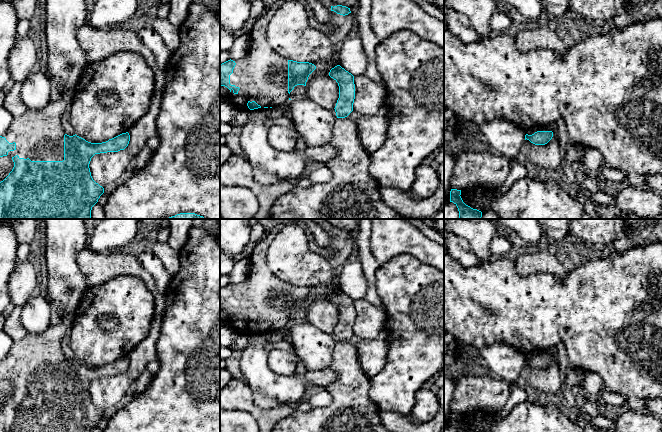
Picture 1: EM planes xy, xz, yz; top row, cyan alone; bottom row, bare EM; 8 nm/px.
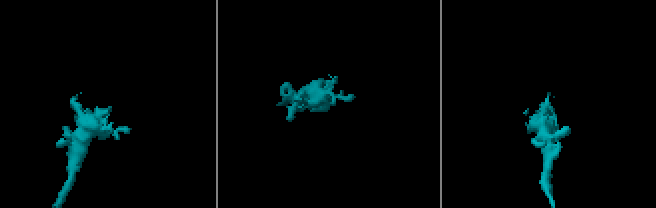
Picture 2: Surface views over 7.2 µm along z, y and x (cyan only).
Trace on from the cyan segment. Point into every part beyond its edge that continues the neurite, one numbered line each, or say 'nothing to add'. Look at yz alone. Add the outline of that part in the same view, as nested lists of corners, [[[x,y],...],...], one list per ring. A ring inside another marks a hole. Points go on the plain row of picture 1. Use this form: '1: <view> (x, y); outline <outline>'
nothing to add

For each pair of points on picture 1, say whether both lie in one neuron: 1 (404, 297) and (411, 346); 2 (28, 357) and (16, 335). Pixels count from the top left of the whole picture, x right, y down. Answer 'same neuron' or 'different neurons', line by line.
1: same neuron
2: different neurons

